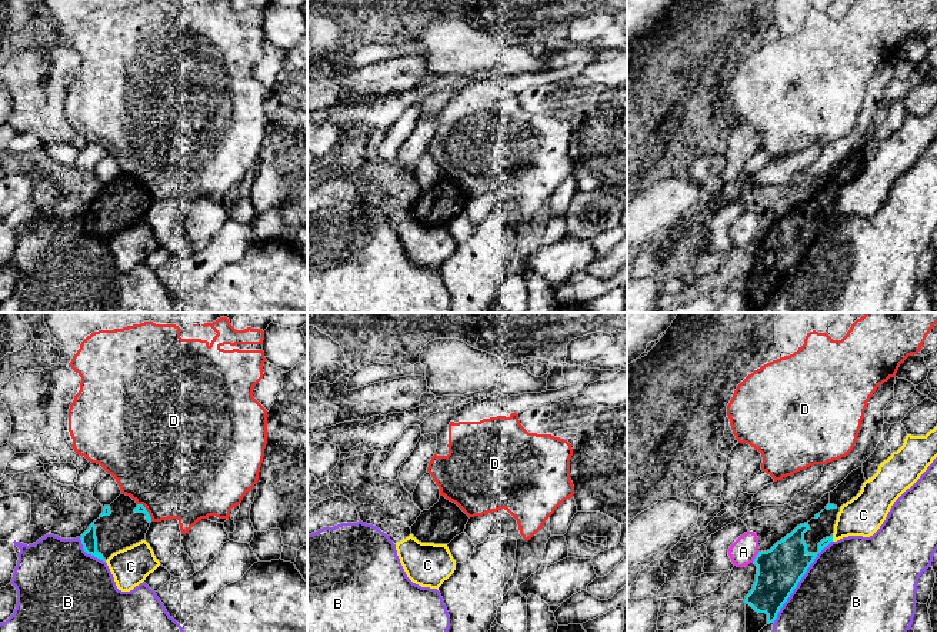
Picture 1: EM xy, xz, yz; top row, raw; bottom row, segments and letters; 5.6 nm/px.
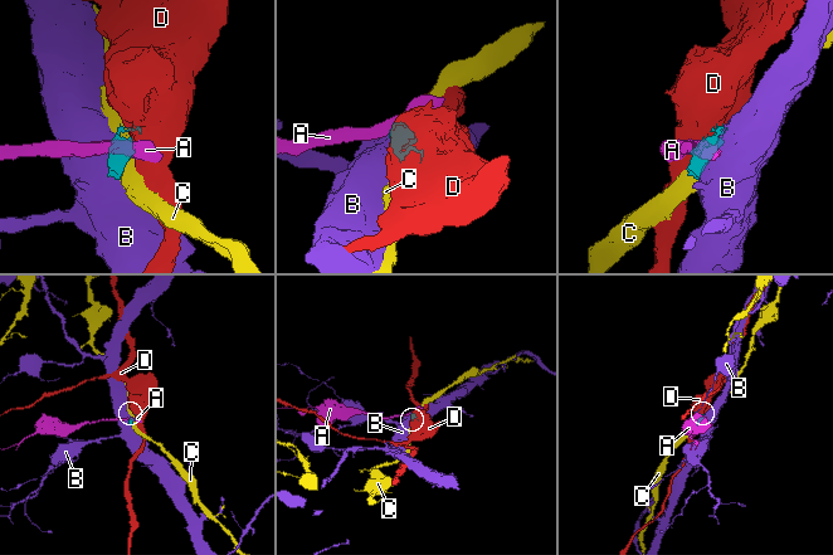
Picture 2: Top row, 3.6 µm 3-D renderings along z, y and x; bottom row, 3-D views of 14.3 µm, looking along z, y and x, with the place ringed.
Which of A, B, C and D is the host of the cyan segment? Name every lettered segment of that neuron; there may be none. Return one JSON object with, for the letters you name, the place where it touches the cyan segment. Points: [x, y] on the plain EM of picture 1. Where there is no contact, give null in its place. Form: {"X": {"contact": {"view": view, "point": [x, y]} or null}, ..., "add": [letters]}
{"add": []}

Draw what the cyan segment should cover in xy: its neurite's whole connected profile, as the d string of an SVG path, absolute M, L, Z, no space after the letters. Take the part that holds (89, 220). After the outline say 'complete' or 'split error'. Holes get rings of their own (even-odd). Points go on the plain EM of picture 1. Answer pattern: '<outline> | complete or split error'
M120 174L81 214L87 234L106 241L113 233L146 220L151 197L143 184Z | split error

